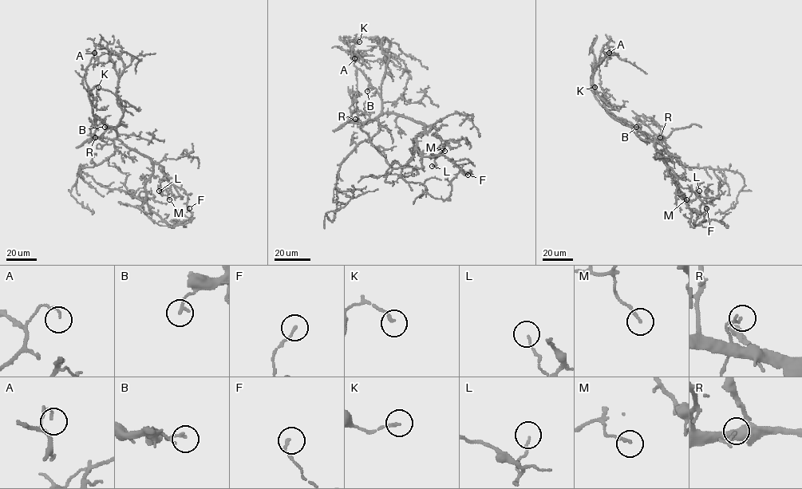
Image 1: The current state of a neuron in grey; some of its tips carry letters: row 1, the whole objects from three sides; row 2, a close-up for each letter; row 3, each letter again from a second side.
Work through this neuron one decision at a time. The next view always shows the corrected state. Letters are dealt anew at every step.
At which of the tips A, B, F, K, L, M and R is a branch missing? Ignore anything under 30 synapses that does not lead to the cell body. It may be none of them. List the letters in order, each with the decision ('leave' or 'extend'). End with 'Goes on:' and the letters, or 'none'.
A: leave
B: leave
F: leave
K: leave
L: leave
M: leave
R: leave
Goes on: none

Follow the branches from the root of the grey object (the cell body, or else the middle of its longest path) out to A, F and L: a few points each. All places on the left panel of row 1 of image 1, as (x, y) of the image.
A: (129, 148), (116, 138), (116, 132), (112, 127), (92, 112), (85, 73), (94, 53)
F: (129, 148), (146, 155), (152, 164), (144, 187), (152, 210), (173, 226), (191, 217), (189, 208)
L: (129, 148), (147, 155), (162, 167), (170, 187), (163, 189), (161, 195), (159, 191)

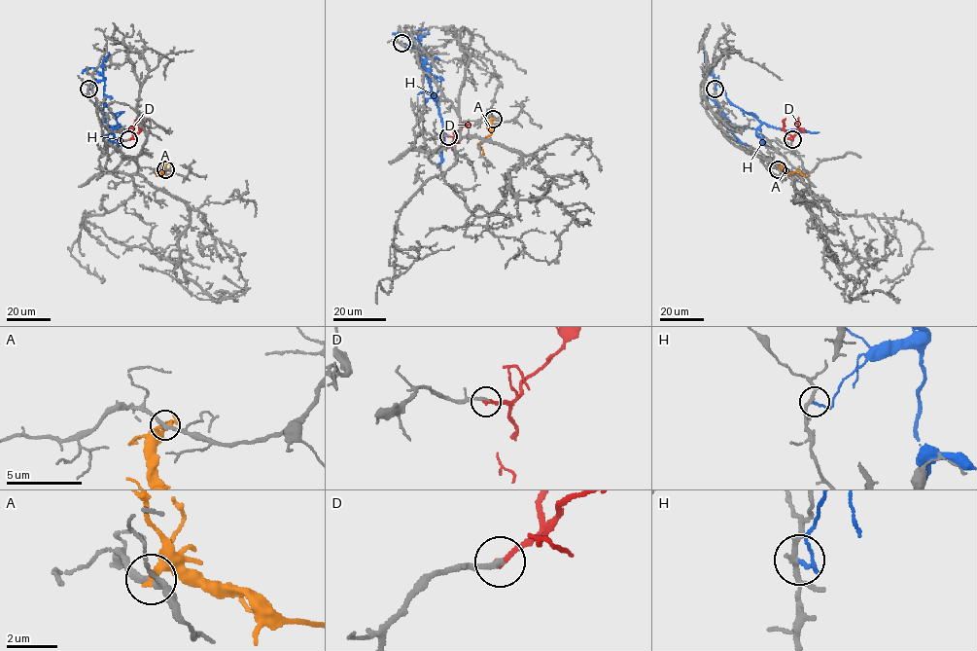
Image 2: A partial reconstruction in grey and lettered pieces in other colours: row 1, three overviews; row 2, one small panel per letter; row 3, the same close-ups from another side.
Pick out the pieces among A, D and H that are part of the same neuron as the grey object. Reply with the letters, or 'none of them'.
D

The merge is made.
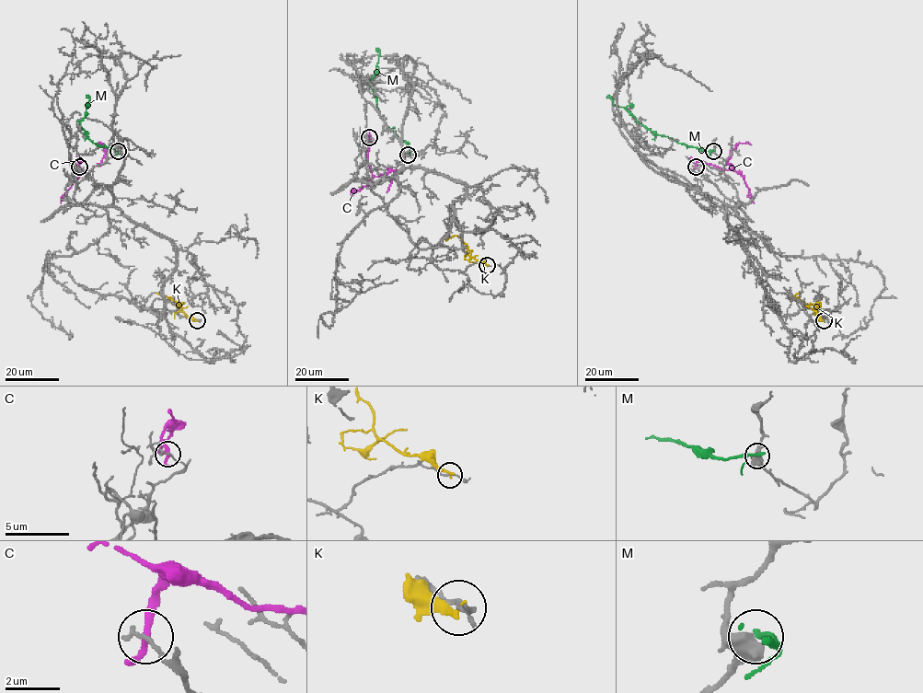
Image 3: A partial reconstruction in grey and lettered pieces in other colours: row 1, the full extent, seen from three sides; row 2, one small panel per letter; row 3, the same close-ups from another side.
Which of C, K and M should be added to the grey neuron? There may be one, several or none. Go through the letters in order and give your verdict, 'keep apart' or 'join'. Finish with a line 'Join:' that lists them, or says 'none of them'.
C: keep apart
K: keep apart
M: keep apart
Join: none of them

